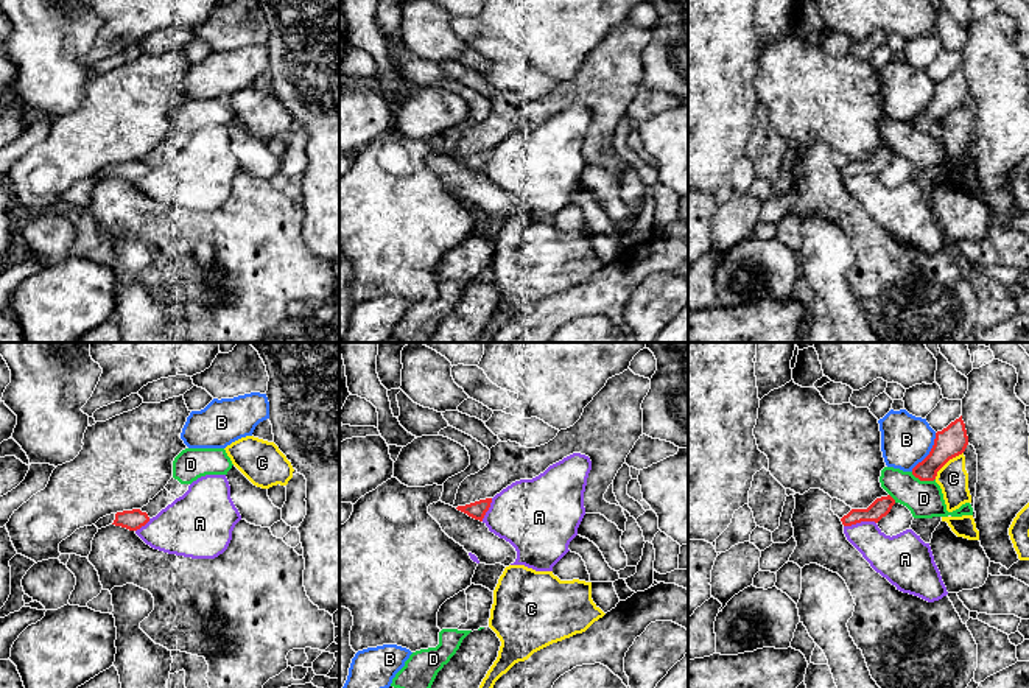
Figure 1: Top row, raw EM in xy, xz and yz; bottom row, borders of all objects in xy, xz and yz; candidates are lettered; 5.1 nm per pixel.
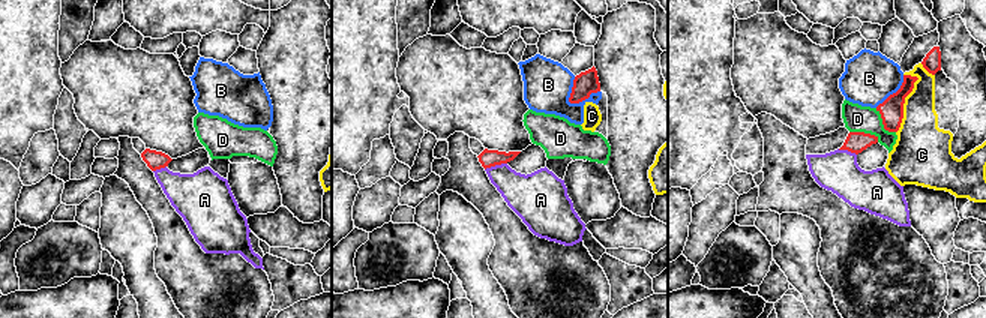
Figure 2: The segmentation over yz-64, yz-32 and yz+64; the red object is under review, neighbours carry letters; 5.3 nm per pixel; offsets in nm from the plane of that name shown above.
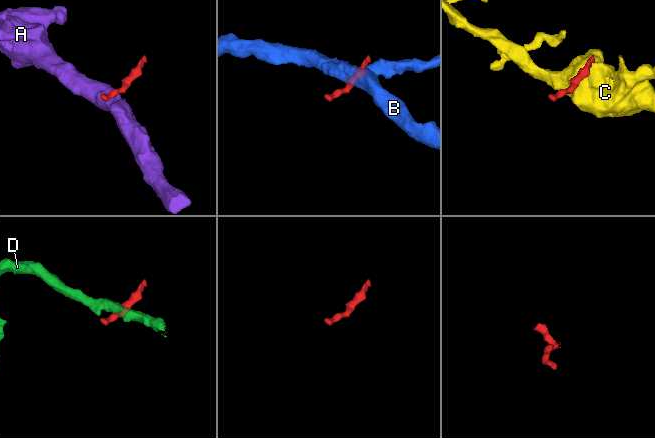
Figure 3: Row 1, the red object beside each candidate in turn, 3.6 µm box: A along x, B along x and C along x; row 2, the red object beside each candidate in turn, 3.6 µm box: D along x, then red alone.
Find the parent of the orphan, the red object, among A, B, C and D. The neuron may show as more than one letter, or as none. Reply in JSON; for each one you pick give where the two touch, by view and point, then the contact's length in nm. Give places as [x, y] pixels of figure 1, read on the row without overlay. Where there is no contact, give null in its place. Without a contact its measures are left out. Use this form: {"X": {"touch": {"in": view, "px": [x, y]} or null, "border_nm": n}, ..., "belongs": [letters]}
{"belongs": []}

